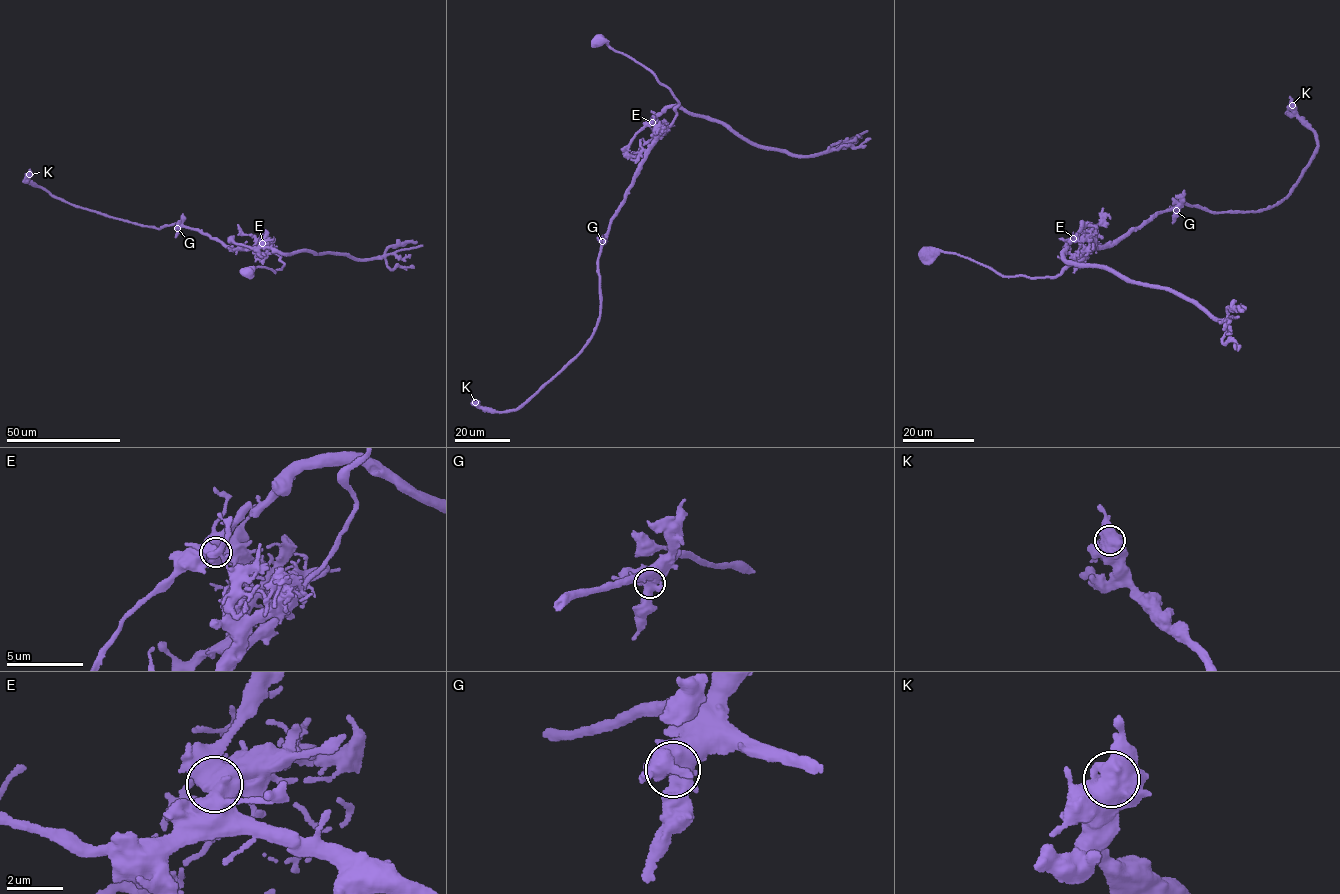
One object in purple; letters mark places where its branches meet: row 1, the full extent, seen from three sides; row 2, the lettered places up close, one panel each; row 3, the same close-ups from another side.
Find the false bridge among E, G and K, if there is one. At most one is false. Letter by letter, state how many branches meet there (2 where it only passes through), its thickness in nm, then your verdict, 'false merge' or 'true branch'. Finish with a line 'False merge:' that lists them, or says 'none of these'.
E: 2 | 800 nm | false merge
G: 2 | 750 nm | true branch
K: 2 | 850 nm | true branch
False merge: E

